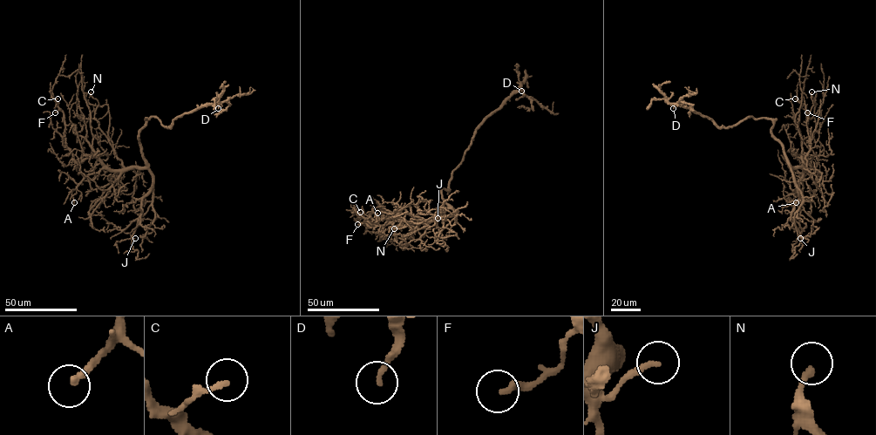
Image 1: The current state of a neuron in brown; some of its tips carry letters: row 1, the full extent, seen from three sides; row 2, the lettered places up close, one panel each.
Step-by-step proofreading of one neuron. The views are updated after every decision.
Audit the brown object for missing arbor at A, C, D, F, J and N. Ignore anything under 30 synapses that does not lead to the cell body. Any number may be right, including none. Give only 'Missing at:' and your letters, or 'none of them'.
Missing at: A

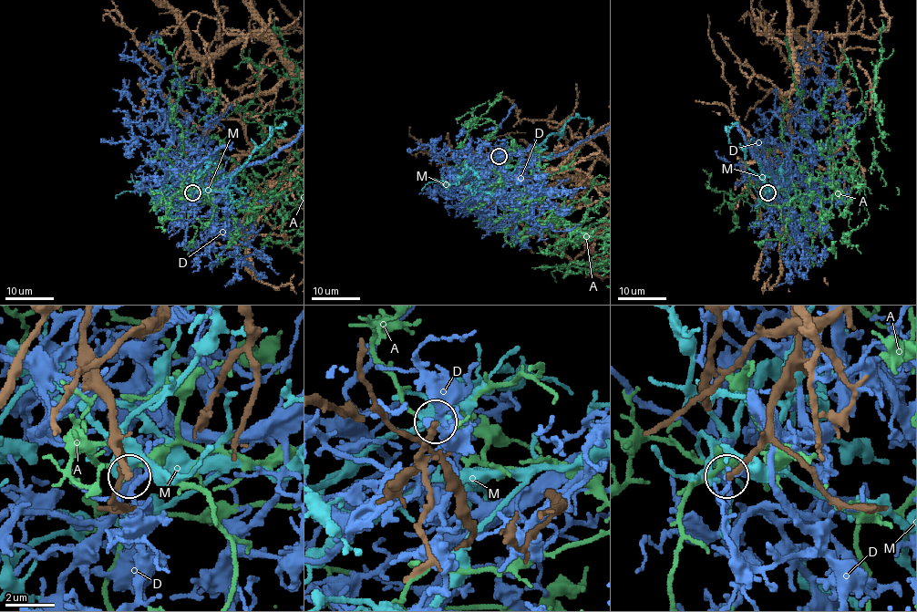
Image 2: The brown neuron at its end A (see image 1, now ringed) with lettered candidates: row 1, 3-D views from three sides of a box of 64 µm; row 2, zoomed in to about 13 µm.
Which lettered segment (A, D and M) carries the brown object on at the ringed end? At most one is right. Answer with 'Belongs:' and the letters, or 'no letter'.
Belongs: no letter

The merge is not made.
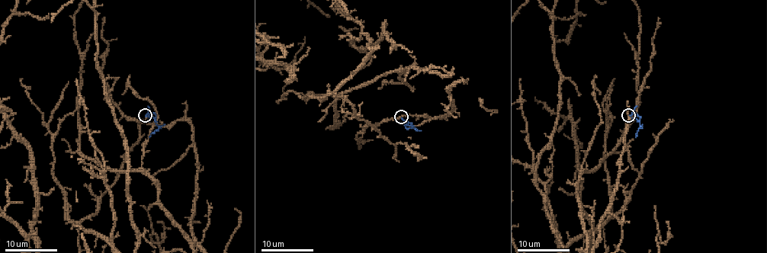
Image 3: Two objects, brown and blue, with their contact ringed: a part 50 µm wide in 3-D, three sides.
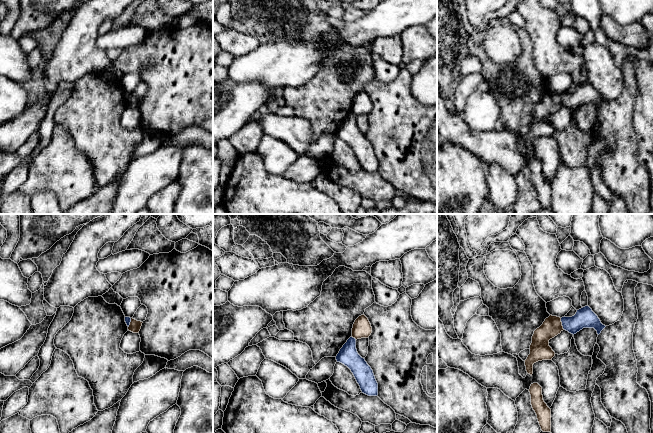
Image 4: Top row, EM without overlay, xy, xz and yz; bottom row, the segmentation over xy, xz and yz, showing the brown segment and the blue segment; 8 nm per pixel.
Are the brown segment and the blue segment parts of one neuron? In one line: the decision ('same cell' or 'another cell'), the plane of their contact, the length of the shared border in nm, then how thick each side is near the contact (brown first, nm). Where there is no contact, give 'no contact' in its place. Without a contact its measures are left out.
another cell; meets brown in yz; contact 100 nm long; 160 nm thick on the brown side, 160 nm on the other

